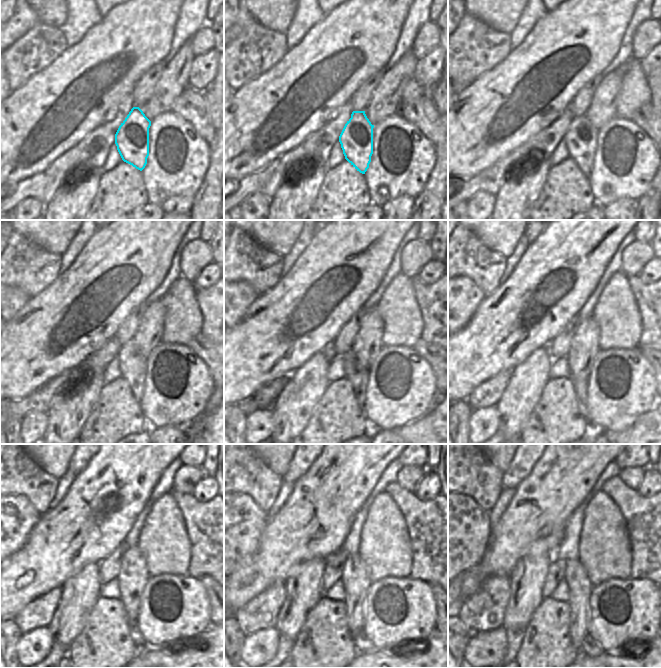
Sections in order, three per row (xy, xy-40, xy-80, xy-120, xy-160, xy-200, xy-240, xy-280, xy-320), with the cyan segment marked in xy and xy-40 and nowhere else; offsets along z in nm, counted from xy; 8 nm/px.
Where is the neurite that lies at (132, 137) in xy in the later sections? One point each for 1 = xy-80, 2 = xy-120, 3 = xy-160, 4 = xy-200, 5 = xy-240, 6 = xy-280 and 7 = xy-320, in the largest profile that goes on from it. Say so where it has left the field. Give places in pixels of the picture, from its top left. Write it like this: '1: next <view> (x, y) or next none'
1: next xy-80 (581, 137)
2: next xy-120 (133, 365)
3: next xy-160 (358, 377)
4: next xy-200 (580, 386)
5: next xy-240 (136, 636)
6: next xy-280 (362, 643)
7: next xy-320 (590, 647)

